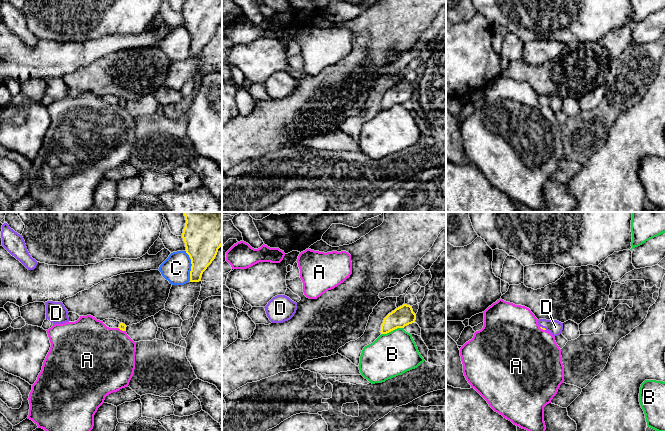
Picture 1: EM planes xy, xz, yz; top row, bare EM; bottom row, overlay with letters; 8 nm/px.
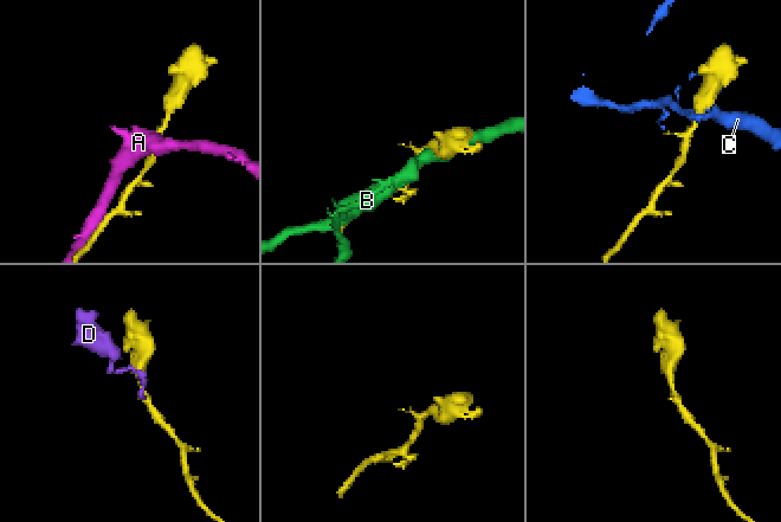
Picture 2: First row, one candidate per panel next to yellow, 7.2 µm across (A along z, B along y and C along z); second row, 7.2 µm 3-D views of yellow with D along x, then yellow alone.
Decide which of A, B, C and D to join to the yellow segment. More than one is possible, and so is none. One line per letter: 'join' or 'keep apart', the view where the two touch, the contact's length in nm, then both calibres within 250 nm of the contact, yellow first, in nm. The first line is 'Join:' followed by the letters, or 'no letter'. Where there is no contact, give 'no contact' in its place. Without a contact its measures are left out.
Join: D
A: keep apart | xy | 70 nm | 50/460 nm
B: keep apart | xz | 190 nm | 160/340 nm
C: keep apart | xy | 260 nm | 280/220 nm
D: join | yz | 60 nm | 20/120 nm

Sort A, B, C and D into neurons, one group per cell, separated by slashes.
A / B / C / D

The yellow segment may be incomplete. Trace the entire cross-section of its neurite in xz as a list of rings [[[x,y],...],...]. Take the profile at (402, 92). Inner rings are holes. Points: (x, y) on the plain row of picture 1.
[[[403,80],[389,89],[383,96],[381,101],[381,110],[387,110],[397,104],[414,99],[416,90],[413,88],[412,82]]]

